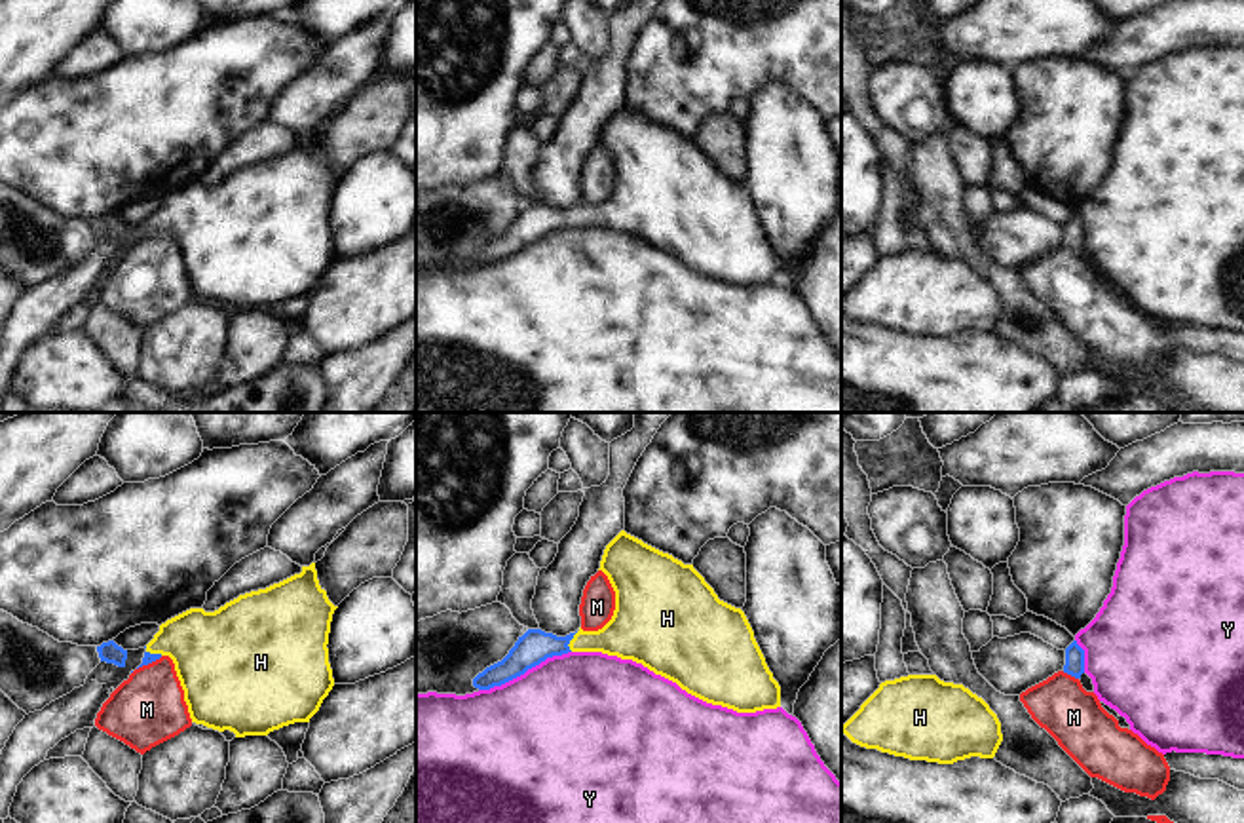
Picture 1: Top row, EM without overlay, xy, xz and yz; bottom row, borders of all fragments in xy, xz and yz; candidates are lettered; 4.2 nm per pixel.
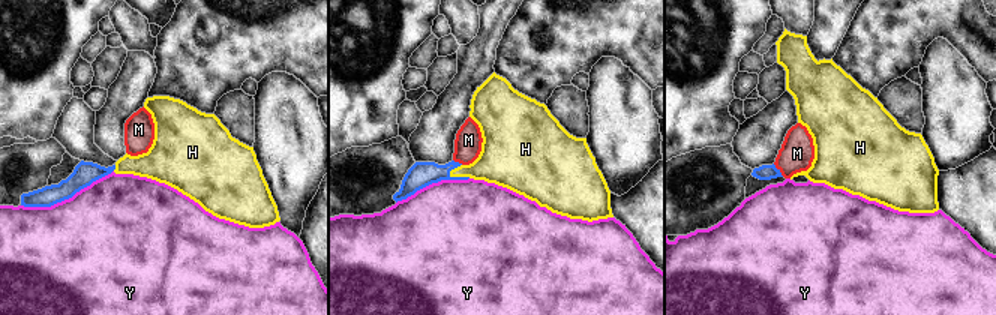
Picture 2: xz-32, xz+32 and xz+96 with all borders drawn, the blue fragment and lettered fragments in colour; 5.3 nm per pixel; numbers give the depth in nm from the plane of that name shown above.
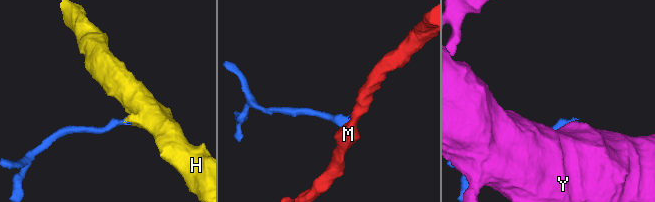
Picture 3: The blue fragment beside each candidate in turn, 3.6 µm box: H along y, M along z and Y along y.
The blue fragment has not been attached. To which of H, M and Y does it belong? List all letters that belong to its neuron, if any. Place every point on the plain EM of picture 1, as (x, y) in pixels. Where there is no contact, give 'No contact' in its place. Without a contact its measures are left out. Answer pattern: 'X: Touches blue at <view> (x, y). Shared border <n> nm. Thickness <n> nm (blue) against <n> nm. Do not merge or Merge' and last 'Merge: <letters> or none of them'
H: Touches blue at xz (570, 213). Shared border 90 nm. Thickness 140 nm (blue) against 200 nm. Merge
M: Touches blue at yz (1070, 248). Shared border 80 nm. Thickness 80 nm (blue) against 240 nm. Do not merge
Y: Touches blue at xz (525, 246). Shared border 420 nm. Thickness 140 nm (blue) against 500 nm. Do not merge
Merge: H.

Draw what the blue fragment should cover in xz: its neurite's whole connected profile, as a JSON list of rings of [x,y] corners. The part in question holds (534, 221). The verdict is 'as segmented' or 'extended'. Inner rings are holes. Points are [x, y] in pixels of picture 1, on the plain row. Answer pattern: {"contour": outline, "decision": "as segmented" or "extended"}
{"contour": [[[621,105],[598,144],[615,165],[613,190],[602,203],[579,201],[566,211],[528,203],[473,260],[501,260],[553,230],[602,226],[642,238],[712,279],[737,287],[781,281],[781,260],[745,186],[720,175],[693,139]]], "decision": "extended"}

